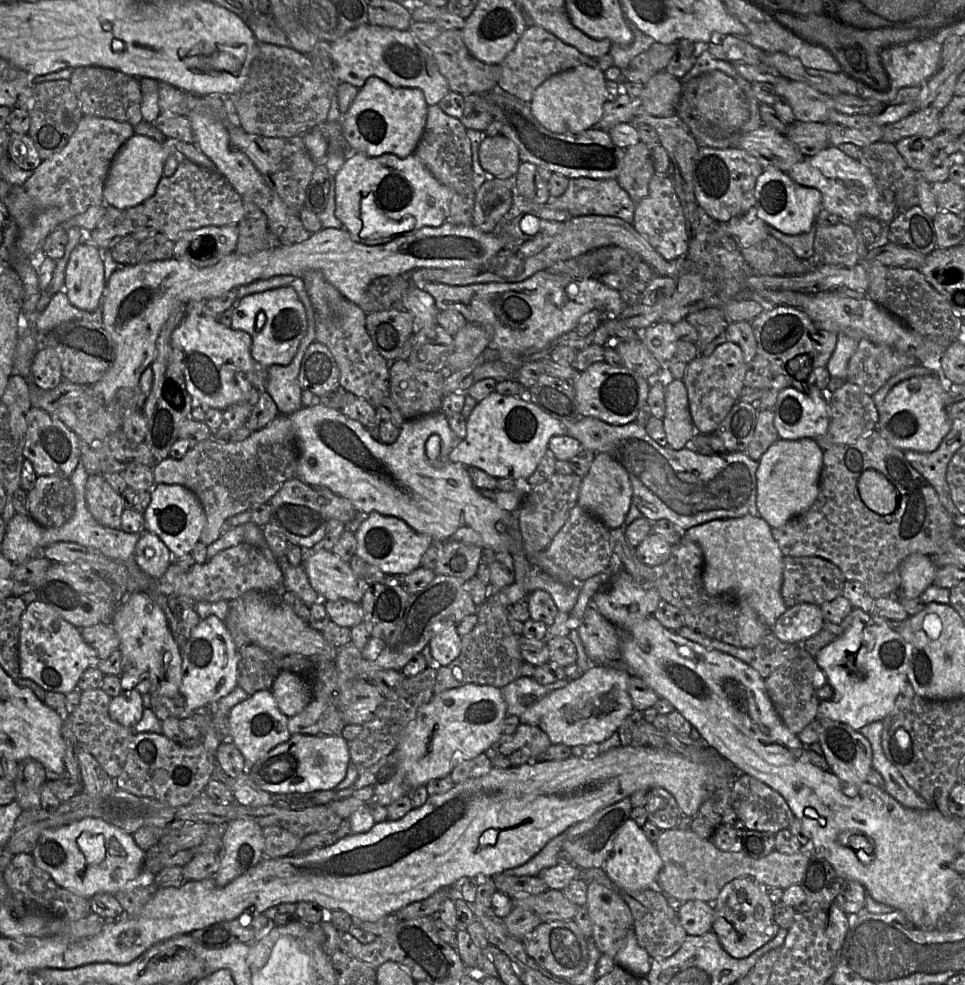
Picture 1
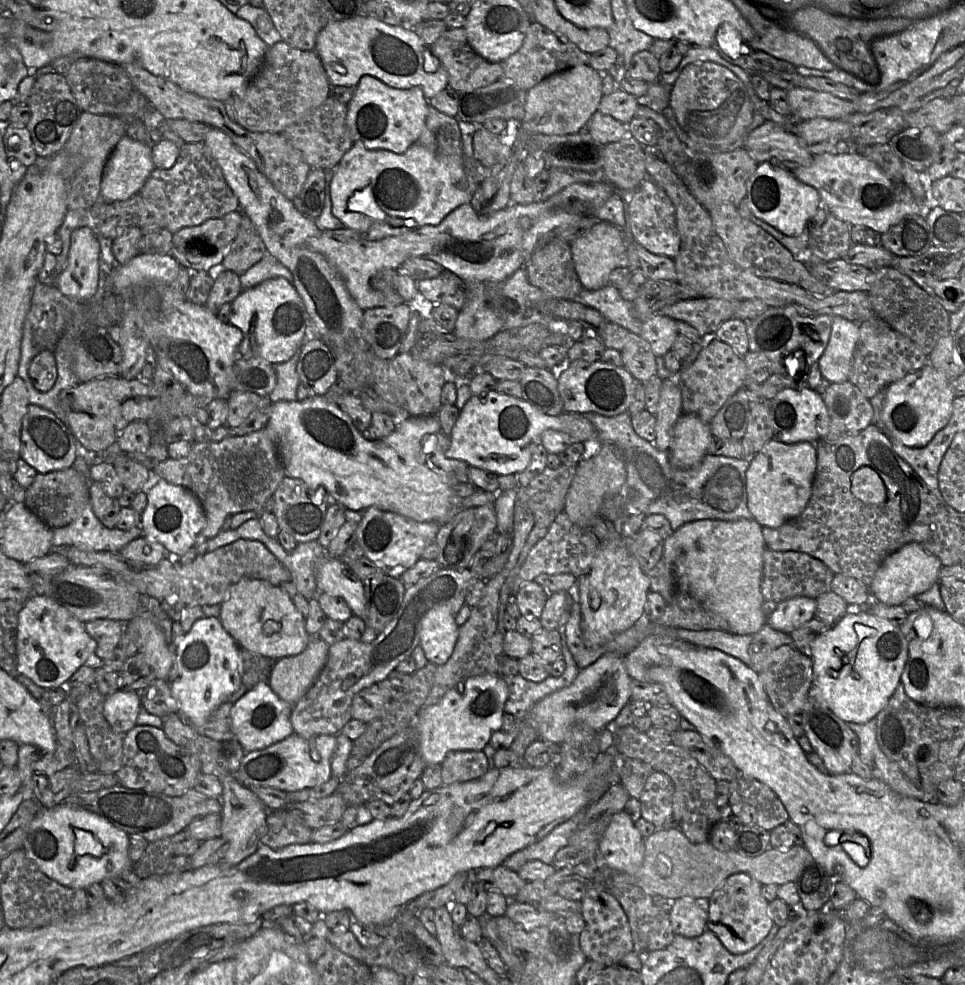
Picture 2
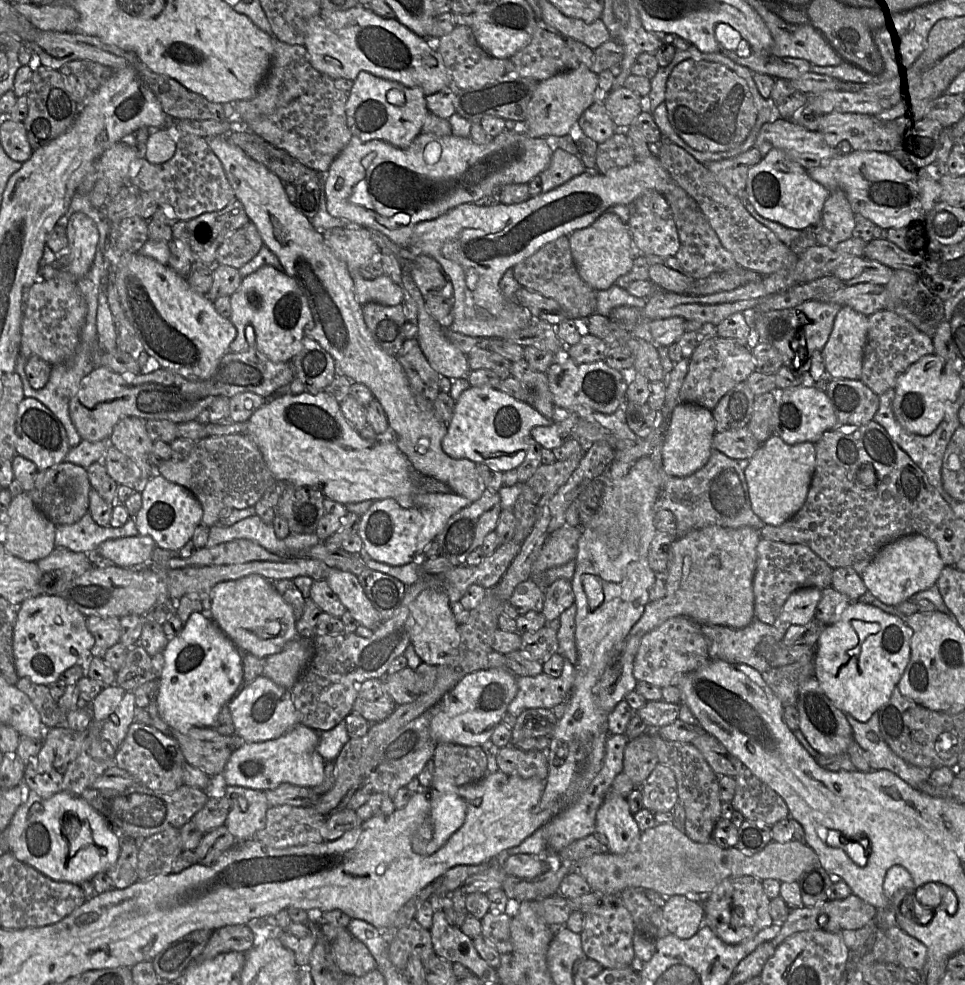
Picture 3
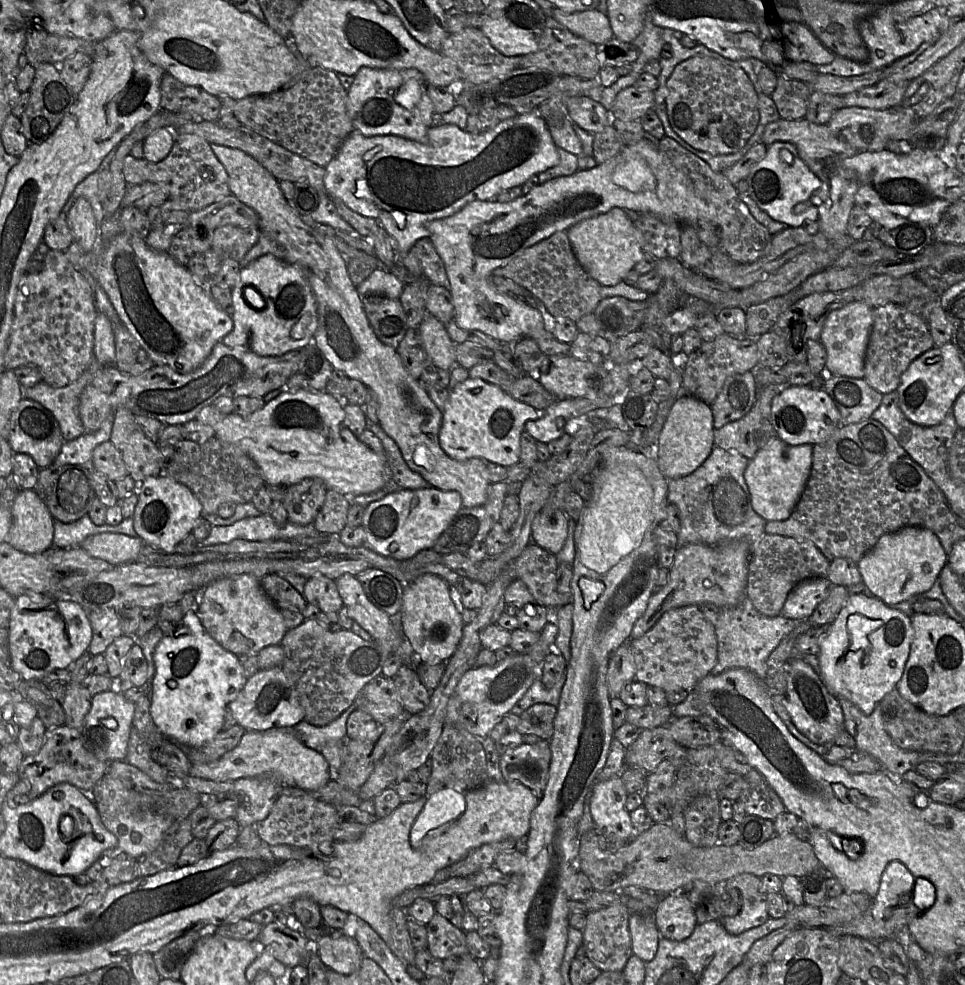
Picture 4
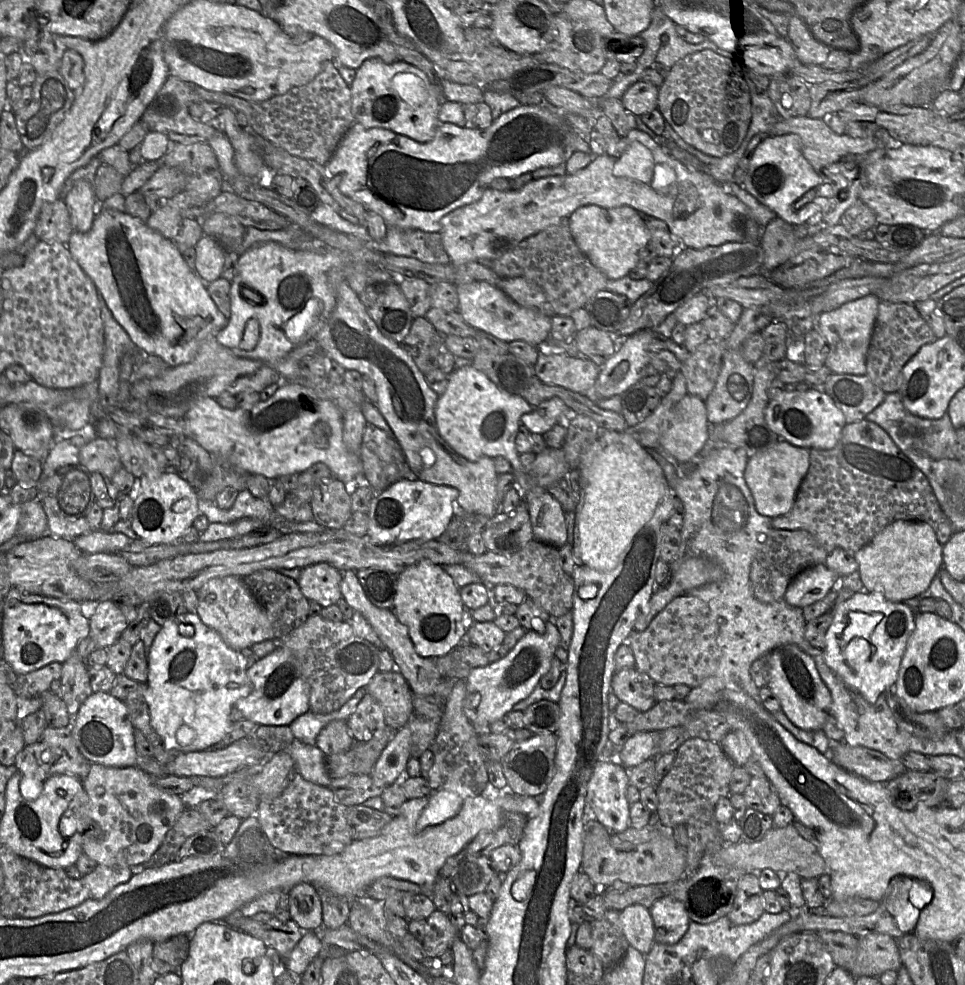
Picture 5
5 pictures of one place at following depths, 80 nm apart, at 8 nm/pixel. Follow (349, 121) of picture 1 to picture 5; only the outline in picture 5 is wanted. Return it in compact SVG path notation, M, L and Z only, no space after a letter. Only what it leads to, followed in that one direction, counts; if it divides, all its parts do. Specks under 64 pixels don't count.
M378 58L367 59L356 70L350 92L355 121L365 128L387 129L420 143L434 138L443 101L435 86L417 67L402 61L385 63Z

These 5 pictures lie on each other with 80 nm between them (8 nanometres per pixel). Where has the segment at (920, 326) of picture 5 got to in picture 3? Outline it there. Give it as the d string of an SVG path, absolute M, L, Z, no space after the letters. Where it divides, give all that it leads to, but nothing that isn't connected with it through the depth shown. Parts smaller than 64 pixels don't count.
M883 309L868 317L867 341L864 348L860 380L878 396L894 389L898 378L926 355L934 354L932 338L896 313Z

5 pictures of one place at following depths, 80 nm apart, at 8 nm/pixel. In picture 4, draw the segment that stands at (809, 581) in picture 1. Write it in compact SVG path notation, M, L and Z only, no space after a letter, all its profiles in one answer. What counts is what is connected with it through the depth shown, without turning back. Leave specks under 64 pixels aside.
M763 534L752 548L746 596L759 613L766 617L776 617L781 614L788 594L804 581L827 577L829 564L830 561L810 541Z

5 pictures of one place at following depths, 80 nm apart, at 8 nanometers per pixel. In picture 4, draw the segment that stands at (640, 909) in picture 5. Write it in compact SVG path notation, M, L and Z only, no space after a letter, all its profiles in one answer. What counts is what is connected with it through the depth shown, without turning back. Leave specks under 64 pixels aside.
M631 913L629 932L633 954L645 963L651 961L655 957L660 939L653 915Z

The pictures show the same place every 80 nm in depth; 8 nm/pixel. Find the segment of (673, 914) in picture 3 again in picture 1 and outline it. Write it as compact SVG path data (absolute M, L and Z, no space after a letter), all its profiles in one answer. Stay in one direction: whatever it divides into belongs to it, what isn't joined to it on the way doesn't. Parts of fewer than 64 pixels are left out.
M701 900L683 902L677 911L677 915L689 936L701 936L712 931L715 909L711 903Z

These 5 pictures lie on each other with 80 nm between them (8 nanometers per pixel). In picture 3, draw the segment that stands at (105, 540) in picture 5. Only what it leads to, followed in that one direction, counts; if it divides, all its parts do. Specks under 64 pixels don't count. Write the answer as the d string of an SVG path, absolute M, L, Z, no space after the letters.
M138 535L106 540L96 553L119 567L143 567L149 565L156 546L151 537Z

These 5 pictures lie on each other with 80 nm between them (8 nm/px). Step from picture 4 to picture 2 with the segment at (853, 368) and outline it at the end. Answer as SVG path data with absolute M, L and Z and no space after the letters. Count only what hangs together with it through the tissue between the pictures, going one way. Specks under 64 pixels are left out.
M833 317L828 345L818 361L823 377L831 383L849 380L859 334L859 322Z

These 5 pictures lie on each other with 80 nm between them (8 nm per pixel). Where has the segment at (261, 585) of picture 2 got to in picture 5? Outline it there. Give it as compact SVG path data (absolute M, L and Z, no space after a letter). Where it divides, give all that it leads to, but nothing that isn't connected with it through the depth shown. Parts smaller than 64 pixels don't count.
M228 576L209 580L197 591L197 614L204 624L217 631L225 643L236 651L251 648L255 643L274 640L268 616L255 599L242 577Z

